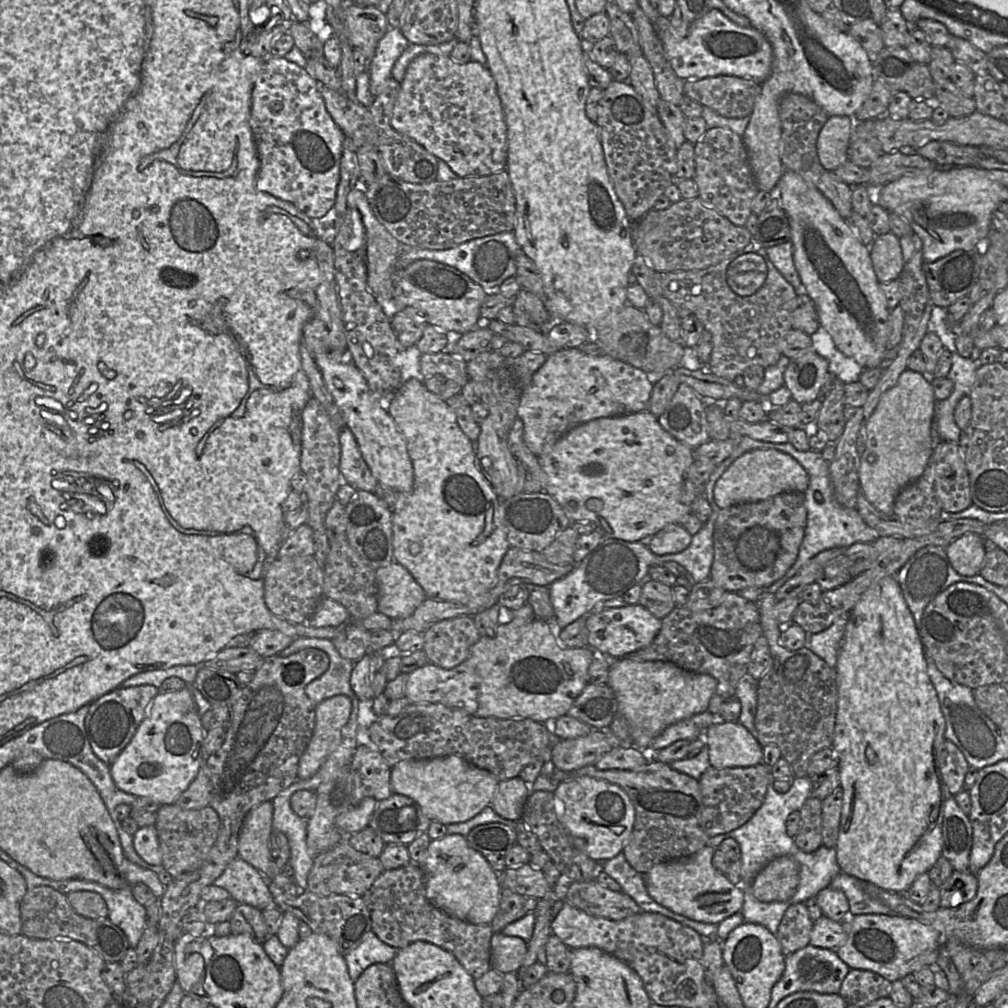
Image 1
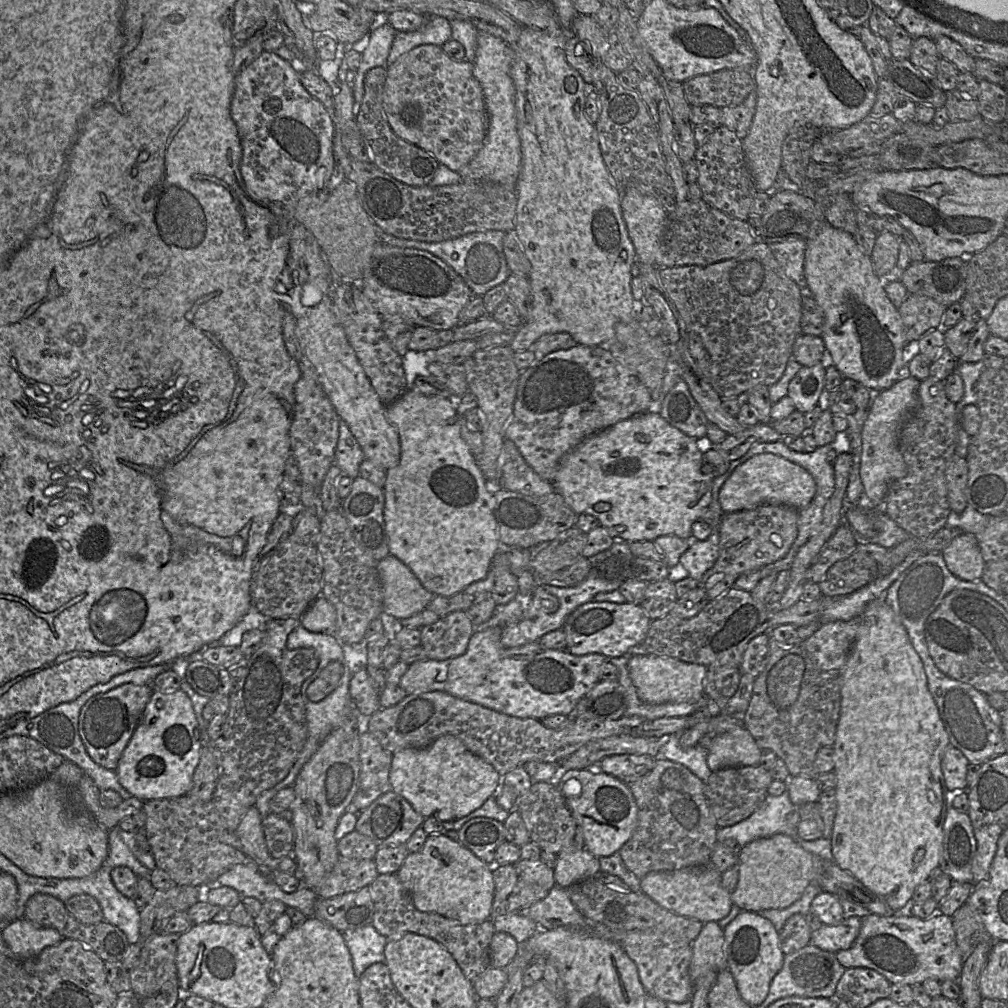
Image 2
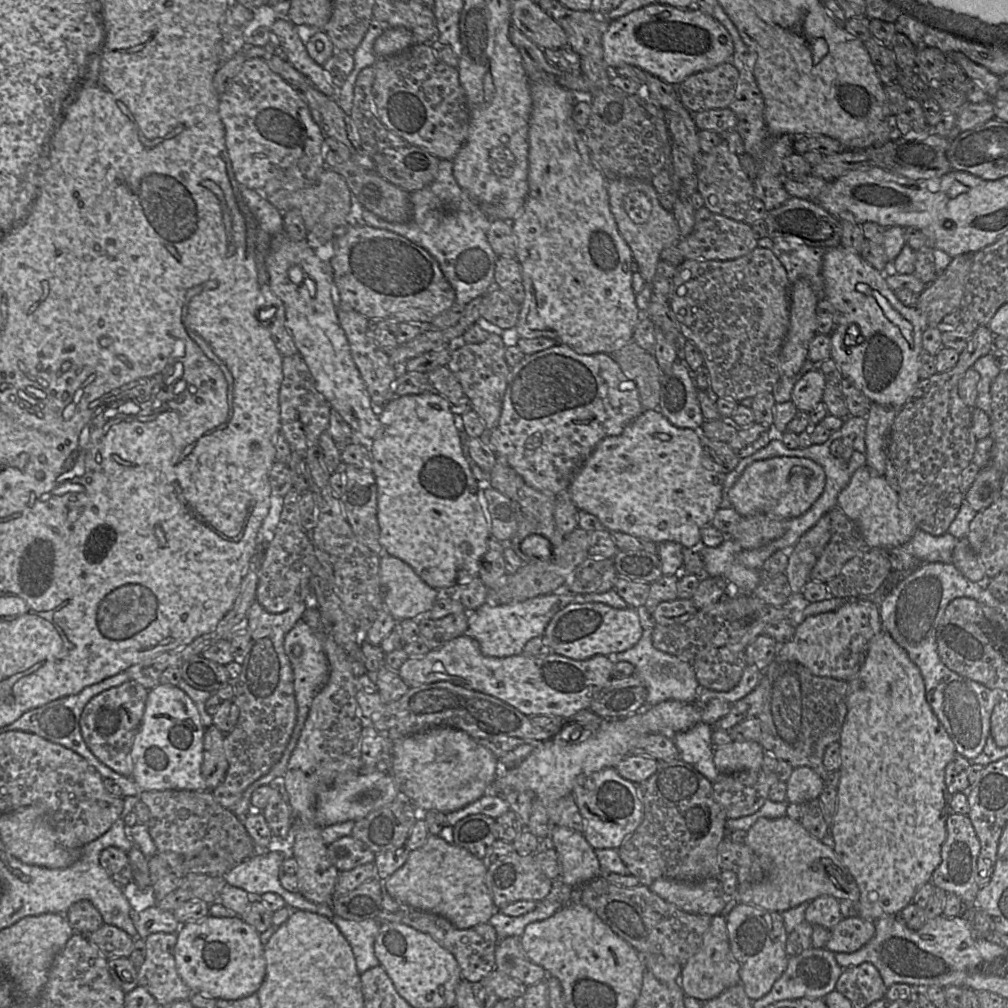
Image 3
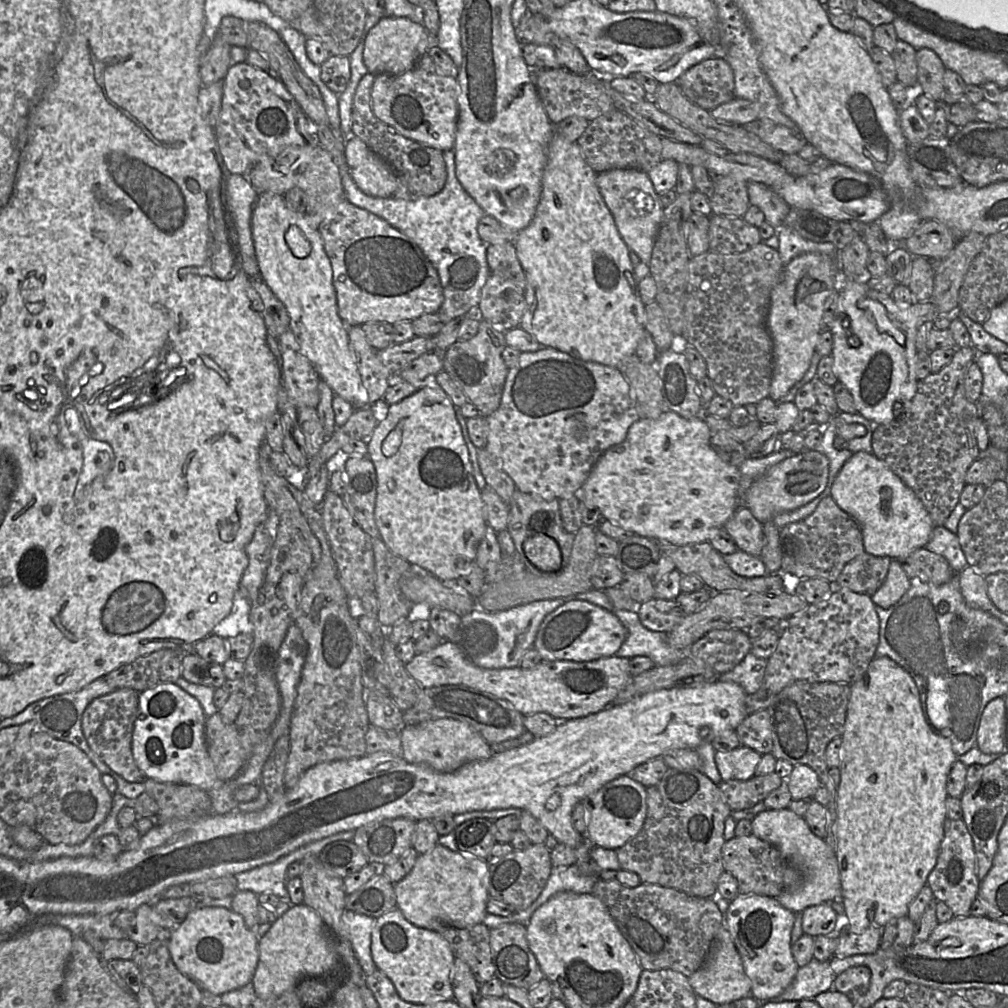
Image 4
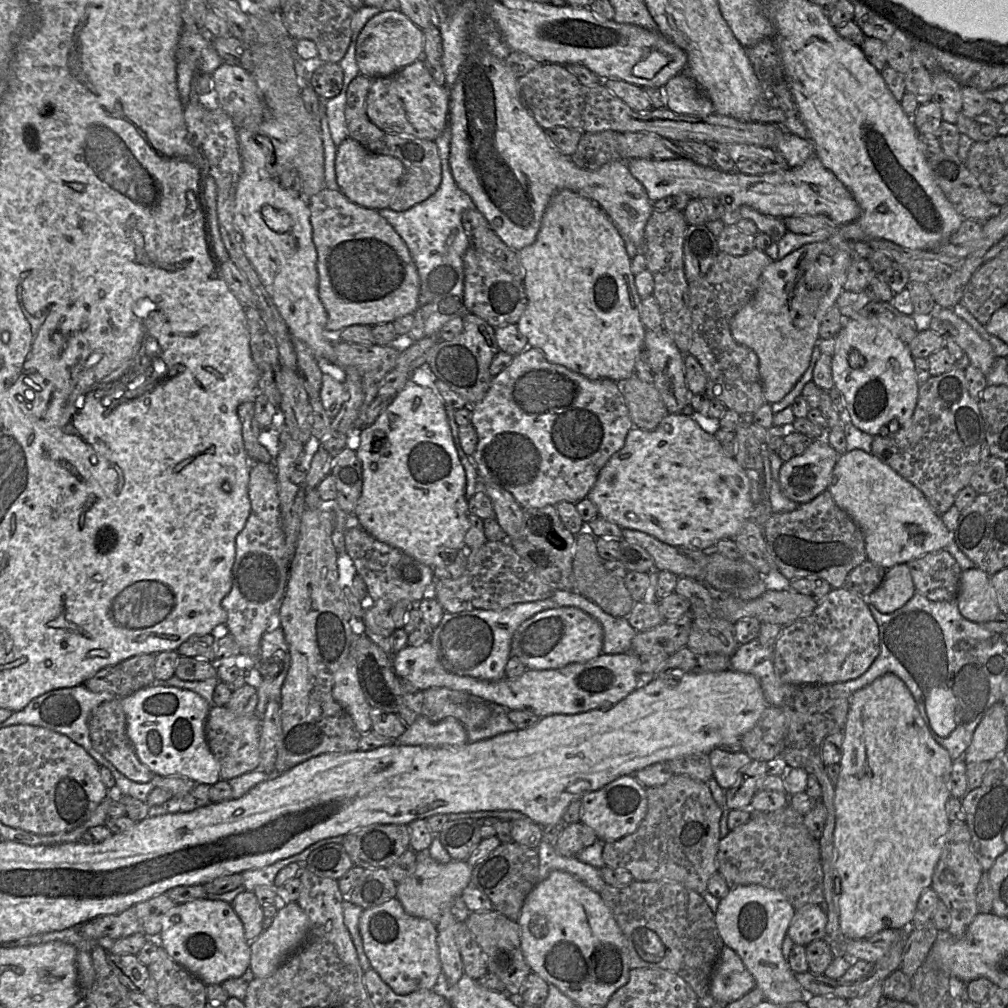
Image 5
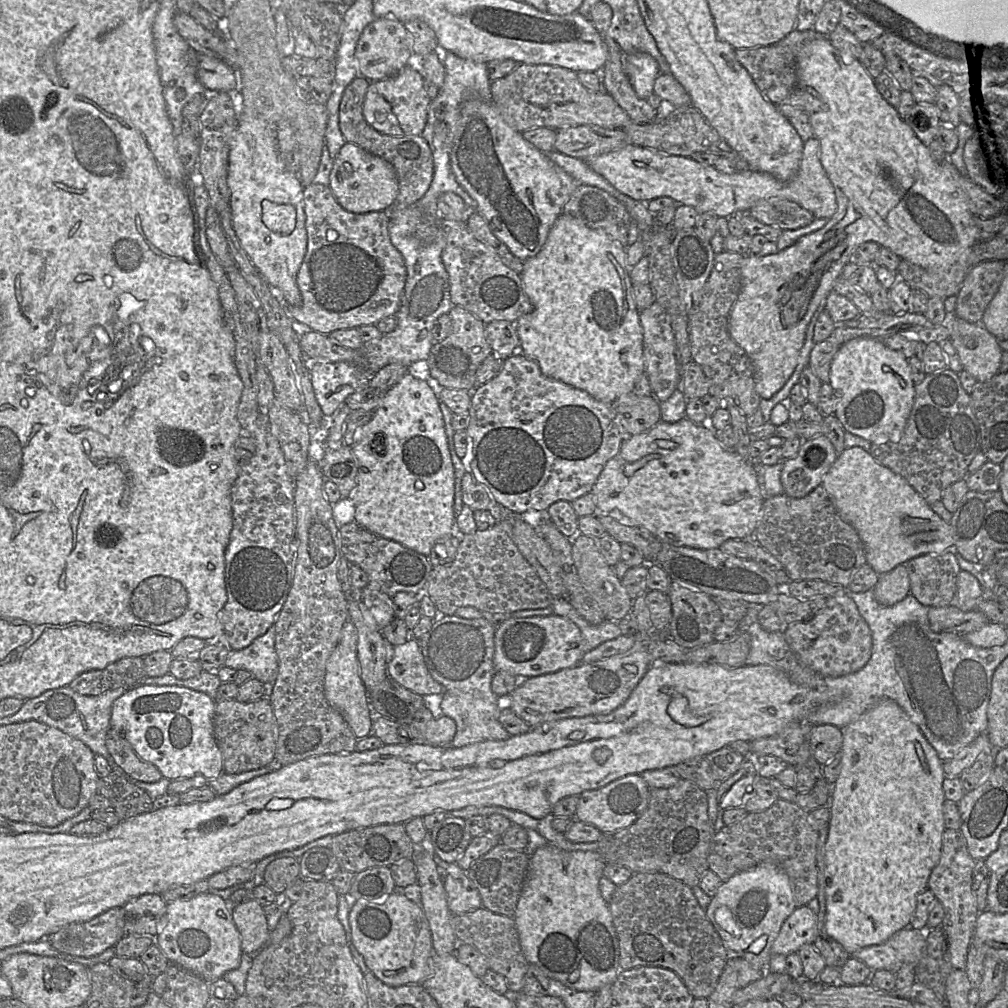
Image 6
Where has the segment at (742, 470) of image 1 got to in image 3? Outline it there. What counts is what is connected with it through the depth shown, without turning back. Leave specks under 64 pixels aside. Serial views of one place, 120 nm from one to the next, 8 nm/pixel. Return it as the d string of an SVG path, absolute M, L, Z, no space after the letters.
M773 457L749 465L729 490L732 508L741 516L758 513L789 520L804 514L824 491L825 471L809 458Z

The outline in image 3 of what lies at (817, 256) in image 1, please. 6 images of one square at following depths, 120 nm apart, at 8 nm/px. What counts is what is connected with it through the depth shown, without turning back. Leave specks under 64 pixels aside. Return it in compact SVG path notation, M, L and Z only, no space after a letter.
M842 245L825 249L822 259L825 297L834 308L834 328L830 334L831 358L843 378L851 380L872 402L901 409L912 396L919 379L922 334L927 328L924 315L915 307L903 305L885 281L884 272L873 268L860 253Z

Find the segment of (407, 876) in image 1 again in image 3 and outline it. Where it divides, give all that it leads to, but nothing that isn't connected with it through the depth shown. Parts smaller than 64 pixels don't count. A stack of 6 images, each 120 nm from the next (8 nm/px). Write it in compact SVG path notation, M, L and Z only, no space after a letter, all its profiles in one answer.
M385 881L382 882L383 888L382 888L382 902L380 906L380 911L377 917L375 918L375 920L379 924L382 923L403 924L410 926L415 930L418 930L419 932L430 935L434 940L436 940L440 944L440 946L448 950L455 957L460 967L462 978L468 980L471 983L480 982L483 978L485 978L490 972L492 972L495 969L495 950L500 940L497 937L495 928L491 924L489 924L489 922L476 925L469 929L458 929L442 916L419 911L410 906L397 902L386 892L384 888L384 882Z

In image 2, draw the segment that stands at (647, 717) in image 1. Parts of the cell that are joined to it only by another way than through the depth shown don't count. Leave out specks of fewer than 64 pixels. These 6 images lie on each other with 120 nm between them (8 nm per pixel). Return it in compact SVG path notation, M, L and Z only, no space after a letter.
M632 655L628 662L628 672L639 698L645 703L697 704L704 696L707 667L701 664L687 663L668 656Z

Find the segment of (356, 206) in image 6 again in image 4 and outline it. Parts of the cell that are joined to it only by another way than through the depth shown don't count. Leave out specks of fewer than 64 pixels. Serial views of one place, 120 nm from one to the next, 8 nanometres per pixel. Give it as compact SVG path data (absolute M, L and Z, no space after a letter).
M349 135L344 145L344 157L353 182L363 193L379 198L393 195L396 189L393 169L363 141Z

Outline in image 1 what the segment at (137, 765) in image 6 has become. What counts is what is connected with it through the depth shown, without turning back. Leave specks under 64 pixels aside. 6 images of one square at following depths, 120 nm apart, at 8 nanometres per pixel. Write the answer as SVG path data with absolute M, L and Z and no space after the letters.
M153 685L117 688L90 704L85 718L85 730L91 748L99 759L108 765L115 761L132 739L146 717L151 702L159 692L160 689Z

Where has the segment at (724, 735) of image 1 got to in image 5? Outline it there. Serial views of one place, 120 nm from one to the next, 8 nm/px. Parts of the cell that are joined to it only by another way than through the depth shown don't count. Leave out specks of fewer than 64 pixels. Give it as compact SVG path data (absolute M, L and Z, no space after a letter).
M716 748L708 755L713 778L724 790L735 784L739 771L752 761L744 751L733 753Z

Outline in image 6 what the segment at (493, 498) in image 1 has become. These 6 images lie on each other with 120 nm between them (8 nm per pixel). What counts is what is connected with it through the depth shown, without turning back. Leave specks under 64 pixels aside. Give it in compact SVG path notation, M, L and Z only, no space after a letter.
M409 372L389 388L372 419L355 433L351 447L357 459L357 484L350 493L355 521L368 531L429 557L435 541L456 531L455 471L440 409L440 400L424 380Z

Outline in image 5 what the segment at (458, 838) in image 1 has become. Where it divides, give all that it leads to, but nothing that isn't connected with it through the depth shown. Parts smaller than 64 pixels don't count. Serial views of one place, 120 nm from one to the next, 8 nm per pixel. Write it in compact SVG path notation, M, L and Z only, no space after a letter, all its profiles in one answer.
M427 852L416 853L416 868L412 875L397 884L396 898L404 911L413 917L426 919L437 925L445 908L451 908L454 901L461 897L463 890L471 883L472 869L466 861L453 860L449 863L439 863L432 859Z

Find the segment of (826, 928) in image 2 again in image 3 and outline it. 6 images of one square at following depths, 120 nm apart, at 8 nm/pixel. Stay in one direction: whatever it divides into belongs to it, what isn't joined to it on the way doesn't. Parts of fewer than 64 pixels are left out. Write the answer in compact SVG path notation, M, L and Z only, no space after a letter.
M861 917L843 918L830 931L825 949L833 953L854 953L867 944L875 934L874 921Z

